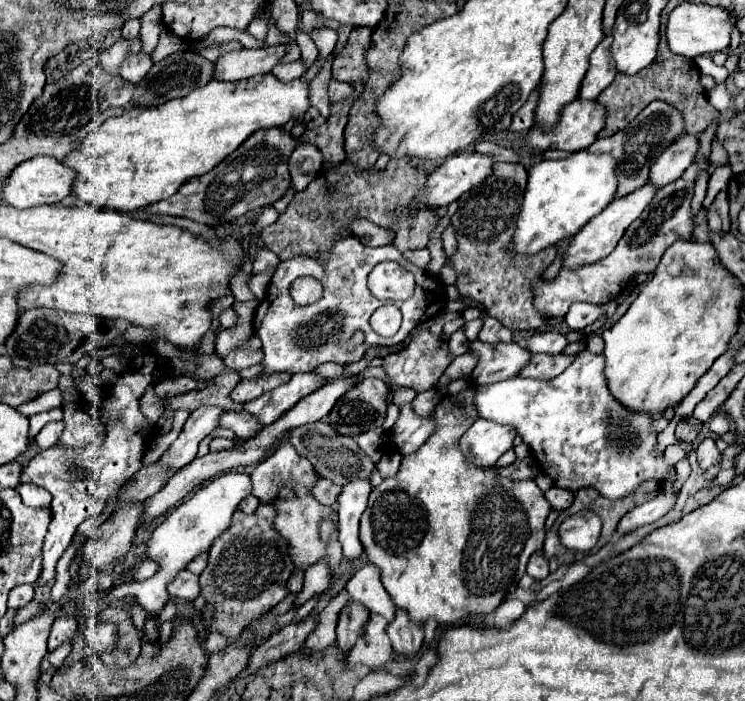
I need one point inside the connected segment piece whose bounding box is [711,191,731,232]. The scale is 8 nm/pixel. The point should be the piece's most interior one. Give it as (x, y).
(721, 205)

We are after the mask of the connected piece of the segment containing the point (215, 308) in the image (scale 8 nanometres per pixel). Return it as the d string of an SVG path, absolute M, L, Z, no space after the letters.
M228 293L228 295L224 295L224 297L218 297L216 301L212 301L212 329L218 329L218 315L220 315L224 309L232 307L232 303L234 303L232 293Z

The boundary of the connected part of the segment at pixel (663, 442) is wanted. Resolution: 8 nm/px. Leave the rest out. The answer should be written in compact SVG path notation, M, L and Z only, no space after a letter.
M676 419L674 421L670 421L670 425L658 435L658 441L656 441L656 455L660 457L662 453L664 453L664 449L668 447L668 445L672 445L672 443L676 443L676 435L674 435L674 429L676 429Z

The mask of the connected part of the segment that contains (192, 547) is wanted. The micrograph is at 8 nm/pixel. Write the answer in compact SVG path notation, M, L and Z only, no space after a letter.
M228 471L224 475L218 475L214 479L210 479L204 487L200 487L188 501L184 501L182 505L178 505L170 515L166 515L164 523L158 525L148 541L148 549L146 555L150 555L152 561L156 561L160 565L160 571L150 577L148 581L138 581L138 583L124 583L120 585L120 597L118 597L118 587L114 587L110 591L112 599L126 599L132 597L136 599L146 611L154 611L158 613L166 599L168 599L168 591L166 585L168 581L172 581L172 577L176 577L176 573L180 569L186 569L186 565L198 557L200 553L208 551L214 543L214 539L228 529L232 513L236 511L238 503L252 493L252 481L248 473L240 473L240 471Z

